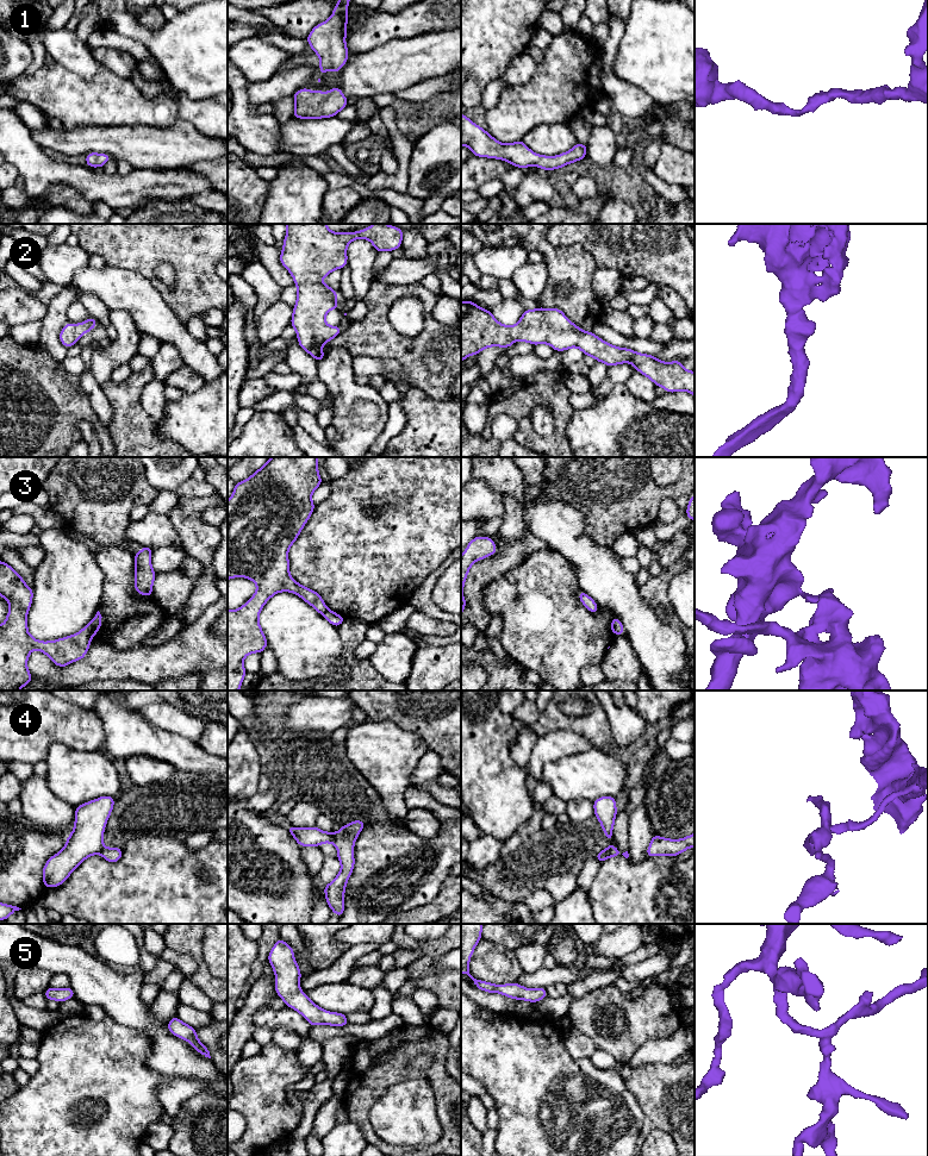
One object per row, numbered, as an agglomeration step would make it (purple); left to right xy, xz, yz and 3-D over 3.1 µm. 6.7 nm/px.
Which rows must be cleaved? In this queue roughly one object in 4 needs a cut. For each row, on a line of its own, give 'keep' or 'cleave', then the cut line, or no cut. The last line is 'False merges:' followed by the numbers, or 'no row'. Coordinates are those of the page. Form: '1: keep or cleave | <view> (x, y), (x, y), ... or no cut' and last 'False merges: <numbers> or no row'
1: keep | no cut
2: keep | no cut
3: cleave | xy (89, 624), (94, 633)
4: cleave | xz (334, 833), (331, 842)
5: keep | no cut
False merges: 3, 4

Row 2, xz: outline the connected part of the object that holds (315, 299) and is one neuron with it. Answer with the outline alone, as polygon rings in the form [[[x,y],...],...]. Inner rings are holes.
[[[326,224],[286,226],[280,262],[293,276],[298,293],[291,325],[300,348],[319,363],[325,357],[322,346],[342,332],[340,325],[325,323],[326,313],[338,310],[337,292],[320,279],[347,265],[350,242],[363,238],[370,240],[378,252],[393,251],[401,248],[404,231],[386,224],[345,233],[332,232]]]

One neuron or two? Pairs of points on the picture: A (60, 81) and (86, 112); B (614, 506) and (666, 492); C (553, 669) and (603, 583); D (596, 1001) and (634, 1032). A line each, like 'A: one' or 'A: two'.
A: one
B: one
C: two
D: one

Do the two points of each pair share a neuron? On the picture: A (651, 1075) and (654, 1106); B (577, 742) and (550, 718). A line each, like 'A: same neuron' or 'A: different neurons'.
A: same neuron
B: different neurons

